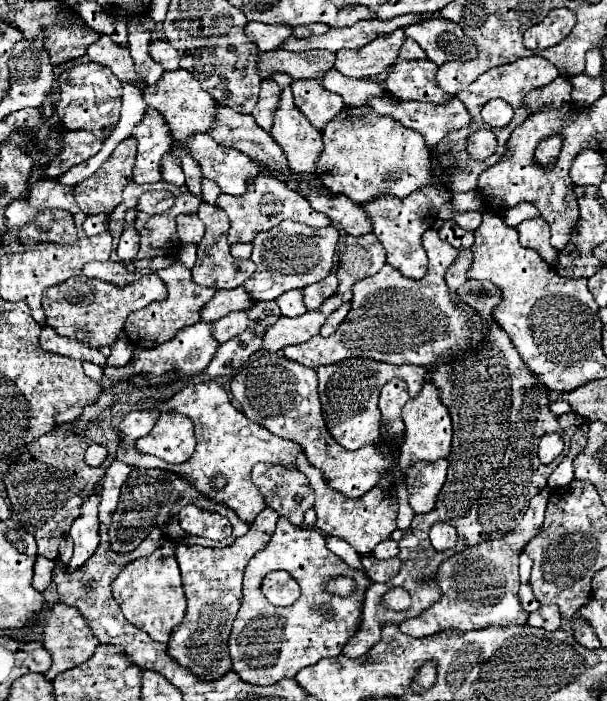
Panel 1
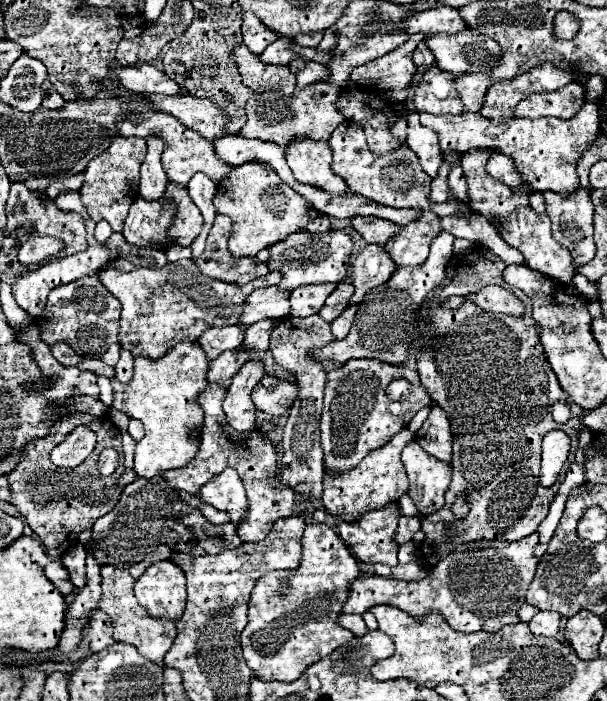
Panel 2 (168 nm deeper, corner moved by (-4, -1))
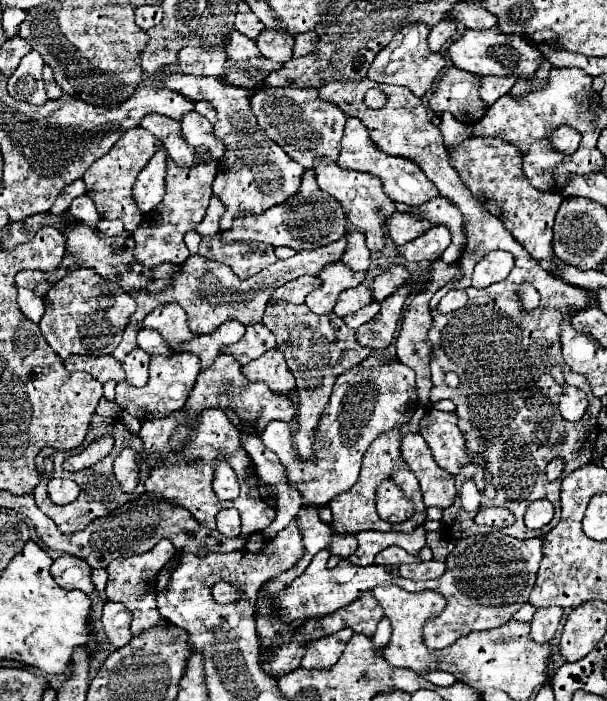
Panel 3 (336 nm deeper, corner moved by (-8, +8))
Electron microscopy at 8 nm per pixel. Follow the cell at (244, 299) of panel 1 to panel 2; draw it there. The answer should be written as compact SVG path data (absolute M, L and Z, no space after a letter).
M276 286L256 288L242 304L240 324L250 326L250 324L264 320L264 318L288 316L288 308L290 308L288 296L290 296L290 292L280 292L280 288L276 288Z

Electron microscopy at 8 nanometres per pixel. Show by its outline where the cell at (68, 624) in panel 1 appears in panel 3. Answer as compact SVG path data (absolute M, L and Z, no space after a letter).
M108 601L104 605L102 625L104 625L104 633L108 635L114 647L124 647L132 639L130 623L132 623L132 613L122 603Z

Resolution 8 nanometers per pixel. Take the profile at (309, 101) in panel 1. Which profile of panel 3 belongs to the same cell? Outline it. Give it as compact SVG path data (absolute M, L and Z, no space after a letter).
M284 87L256 91L252 97L252 111L266 135L306 169L312 169L314 159L318 157L326 157L330 161L338 159L346 115L330 103L320 103L320 99L316 99L316 89Z

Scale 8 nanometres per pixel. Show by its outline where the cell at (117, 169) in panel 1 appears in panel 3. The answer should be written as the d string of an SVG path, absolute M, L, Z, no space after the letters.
M134 127L116 141L116 145L110 149L108 155L104 155L96 163L92 163L92 167L84 173L82 179L86 183L88 195L94 199L96 209L100 211L100 215L104 219L124 221L126 231L134 231L140 225L142 215L140 215L140 211L132 199L132 185L134 185L138 173L144 169L144 165L152 159L152 155L160 147L162 147L160 139L156 139L150 131L146 131L142 127Z

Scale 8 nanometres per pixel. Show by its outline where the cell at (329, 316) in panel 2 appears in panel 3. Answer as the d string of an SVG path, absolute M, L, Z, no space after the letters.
M360 285L360 287L354 287L352 291L344 291L344 295L340 295L340 299L334 307L334 313L338 317L346 317L346 315L362 309L368 303L372 303L372 291L366 285Z

